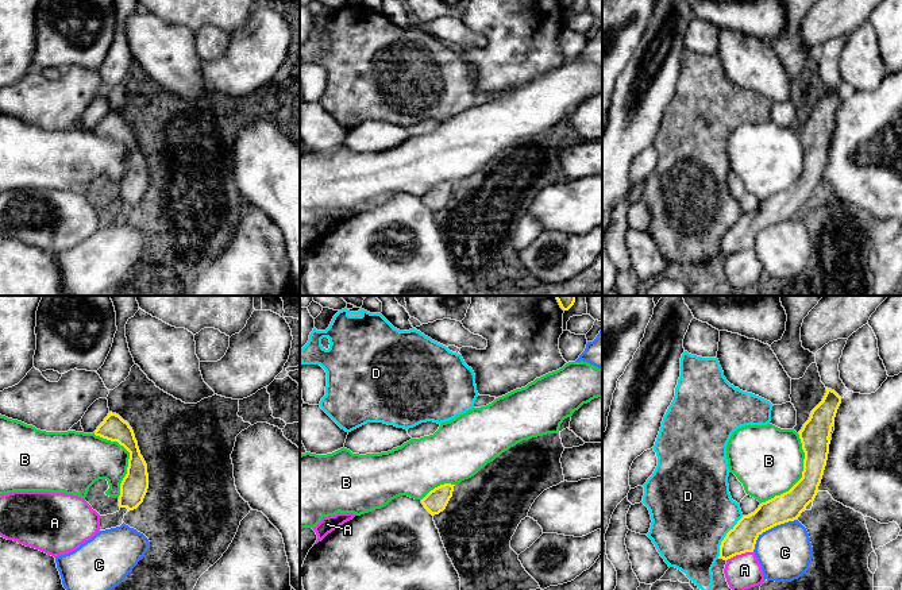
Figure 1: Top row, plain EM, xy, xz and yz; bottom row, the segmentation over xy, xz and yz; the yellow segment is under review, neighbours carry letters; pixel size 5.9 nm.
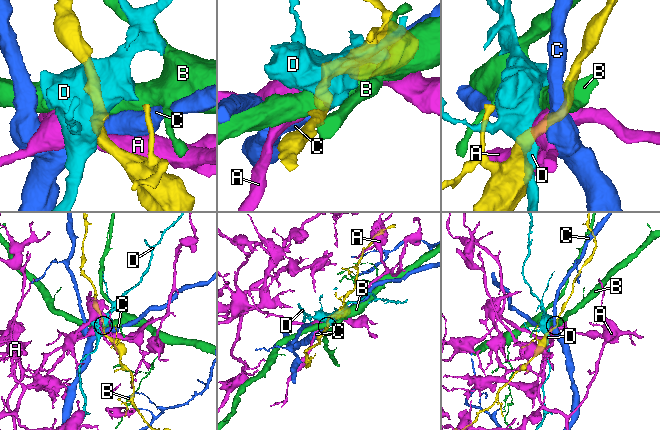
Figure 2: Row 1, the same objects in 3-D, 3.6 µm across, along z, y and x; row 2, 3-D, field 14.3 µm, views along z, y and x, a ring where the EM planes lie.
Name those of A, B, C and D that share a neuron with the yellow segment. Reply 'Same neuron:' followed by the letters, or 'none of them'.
Same neuron: B

